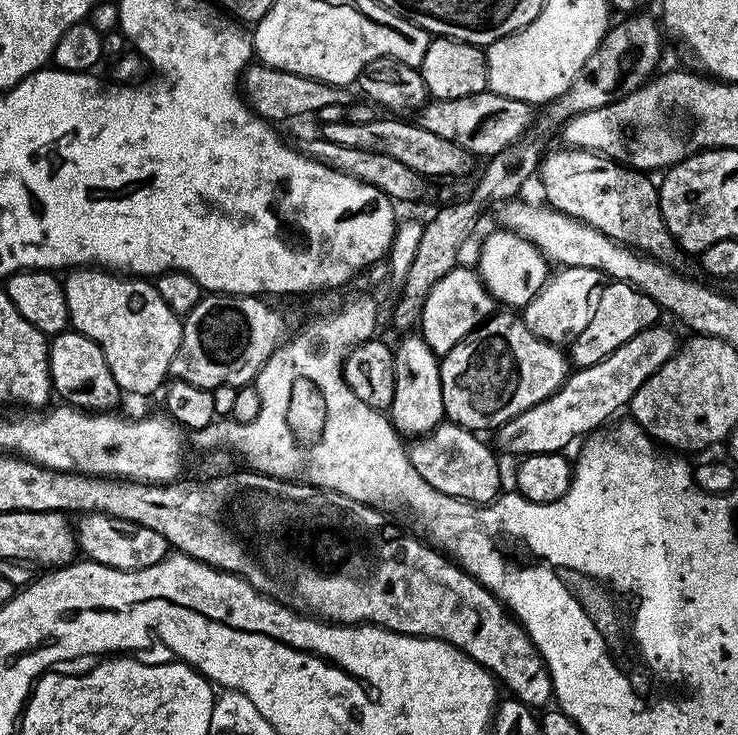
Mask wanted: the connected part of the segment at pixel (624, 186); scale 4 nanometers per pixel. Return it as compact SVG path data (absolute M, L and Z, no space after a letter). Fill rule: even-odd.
M560 146L540 162L538 179L544 183L543 199L557 212L578 218L606 234L617 245L627 246L661 262L672 262L678 245L664 224L657 181L599 152ZM548 199L548 200L547 200Z

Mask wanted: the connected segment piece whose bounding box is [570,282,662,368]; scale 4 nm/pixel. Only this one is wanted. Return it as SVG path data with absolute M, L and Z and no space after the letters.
M627 282L609 283L595 297L590 326L586 326L586 330L582 330L582 334L578 334L571 341L571 363L576 368L585 368L594 366L594 362L602 362L602 358L606 358L614 350L618 350L618 346L622 346L622 342L630 342L630 338L634 338L634 334L653 327L659 321L656 320L659 316L662 316L660 305L655 304L649 296L642 294L631 284Z

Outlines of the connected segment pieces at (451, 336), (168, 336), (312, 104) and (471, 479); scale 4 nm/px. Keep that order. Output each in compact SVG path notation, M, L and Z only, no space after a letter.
M457 266L450 270L426 294L426 306L422 306L422 314L418 325L418 335L430 346L430 350L437 358L443 358L466 334L480 327L489 316L493 315L494 301L488 293L487 286L480 281L479 271L463 266Z
M95 266L73 268L63 277L66 306L71 327L86 338L90 338L102 350L114 382L118 382L121 393L133 392L136 396L148 396L151 392L159 393L165 387L170 376L170 362L180 345L184 325L170 306L158 294L155 283L131 274L117 274L111 270Z
M253 62L244 69L242 77L242 95L248 102L249 108L260 119L269 122L276 120L288 120L291 116L311 117L322 106L334 106L335 104L349 105L353 103L347 87L339 84L327 84L314 78L306 78L302 74L294 74L286 70L271 68L269 64Z
M442 422L427 436L413 439L406 449L414 470L418 470L434 490L442 490L442 494L469 500L472 504L491 504L502 492L500 464L496 461L497 453L480 440L483 439L471 428Z

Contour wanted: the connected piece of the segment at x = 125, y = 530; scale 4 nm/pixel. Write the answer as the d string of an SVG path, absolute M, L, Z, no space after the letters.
M85 512L75 521L74 531L79 551L95 564L117 568L123 572L133 572L134 570L146 570L146 566L154 566L162 562L170 554L170 546L162 534L157 534L155 530L150 530L150 526L138 526L134 522L128 522L122 518L114 518L106 514L97 512Z

